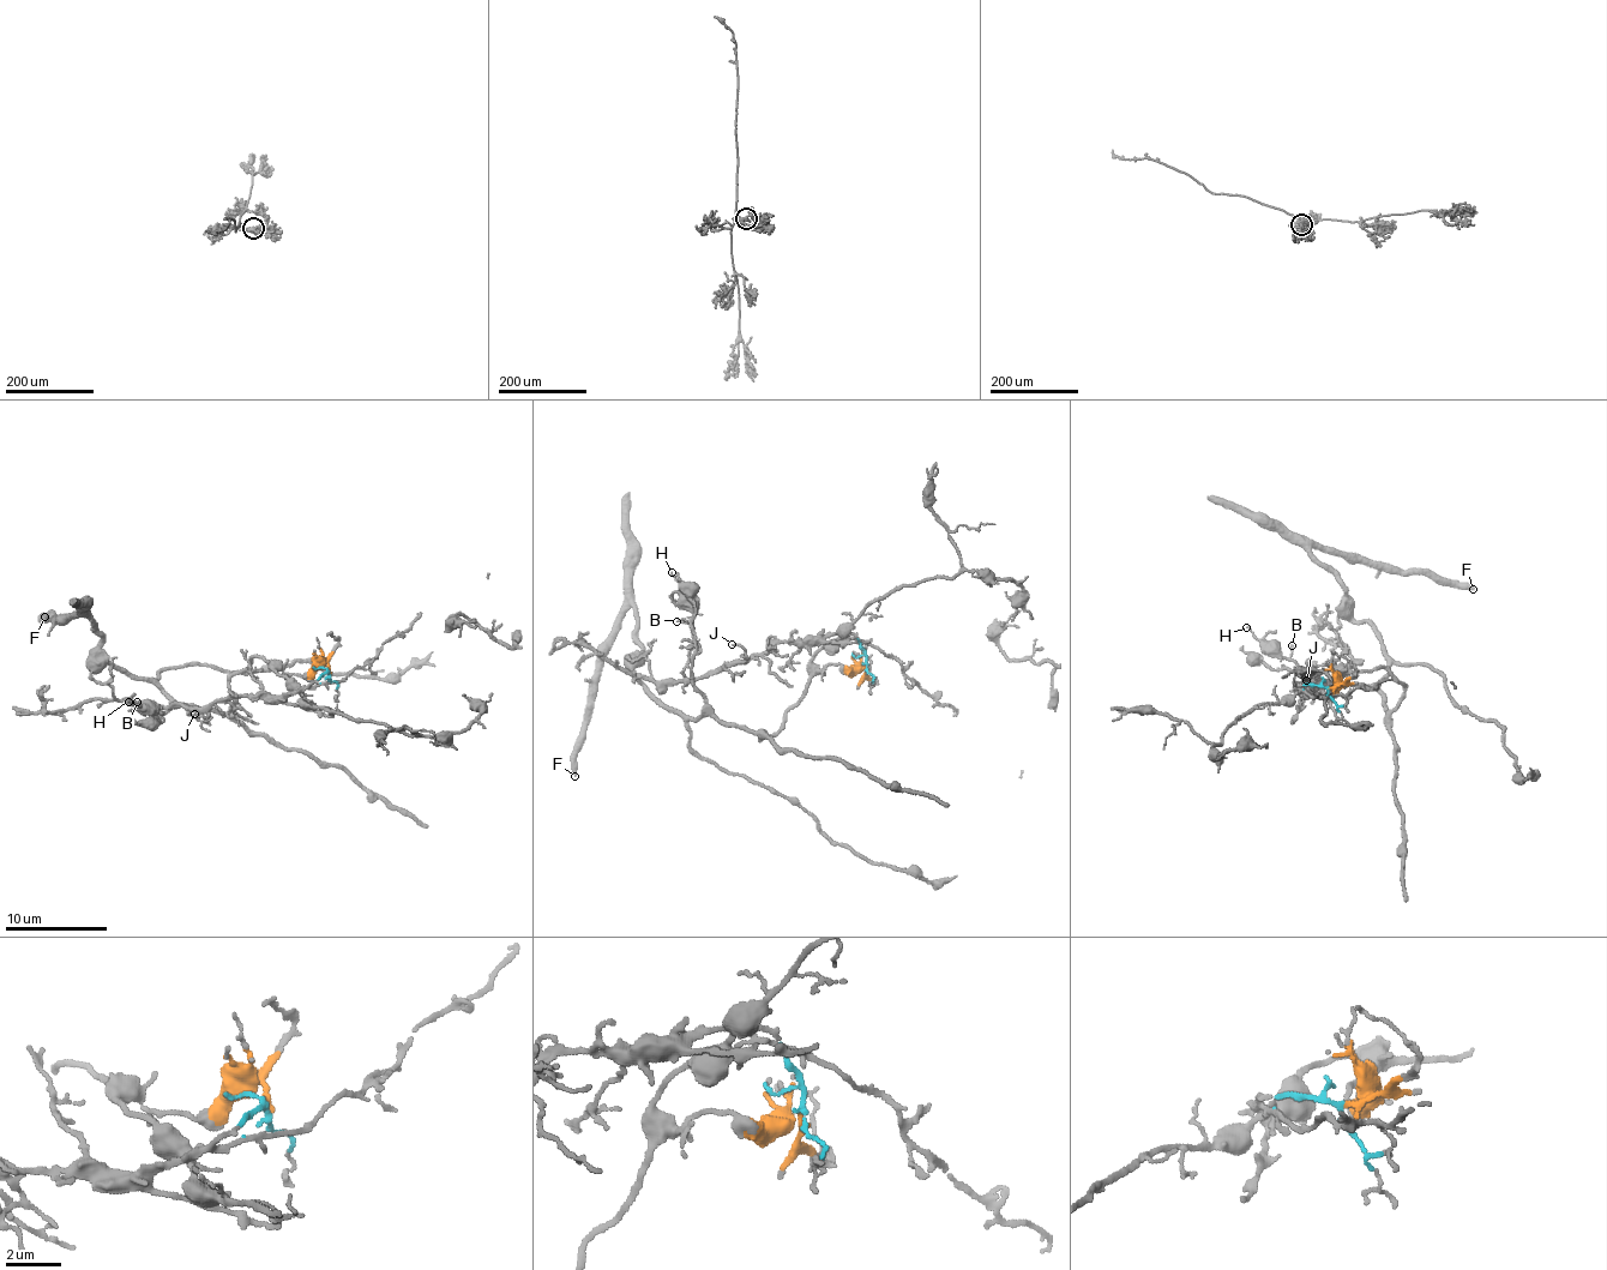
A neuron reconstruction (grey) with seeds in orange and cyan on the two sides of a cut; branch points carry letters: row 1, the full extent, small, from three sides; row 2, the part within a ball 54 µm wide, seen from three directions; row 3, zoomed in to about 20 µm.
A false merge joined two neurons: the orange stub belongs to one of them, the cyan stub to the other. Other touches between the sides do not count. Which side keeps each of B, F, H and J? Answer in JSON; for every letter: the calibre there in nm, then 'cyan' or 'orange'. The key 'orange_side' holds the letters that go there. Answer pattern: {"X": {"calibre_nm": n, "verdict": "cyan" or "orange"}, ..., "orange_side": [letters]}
{"B": {"calibre_nm": 140, "verdict": "orange"}, "F": {"calibre_nm": 360, "verdict": "orange"}, "H": {"calibre_nm": 110, "verdict": "orange"}, "J": {"calibre_nm": 120, "verdict": "cyan"}, "orange_side": ["B", "F", "H"]}

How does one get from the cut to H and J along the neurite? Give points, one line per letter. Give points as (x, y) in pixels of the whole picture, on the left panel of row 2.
H: (329, 672), (290, 673), (254, 656), (228, 688), (224, 714), (174, 705), (156, 724), (128, 700)
J: (329, 672), (317, 685), (304, 691), (274, 697), (235, 696), (220, 699), (206, 716), (194, 712)

